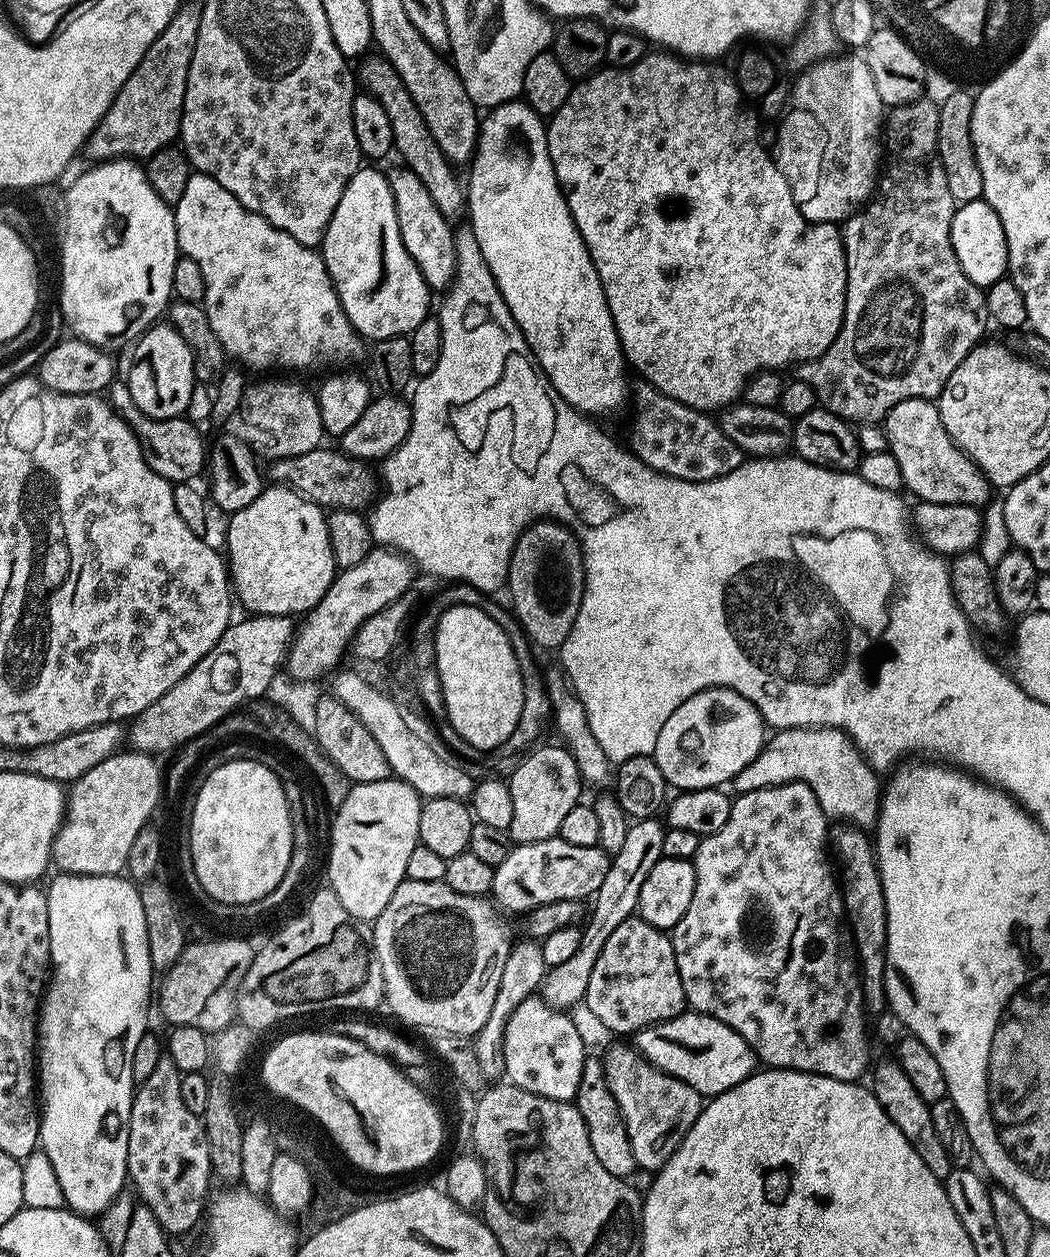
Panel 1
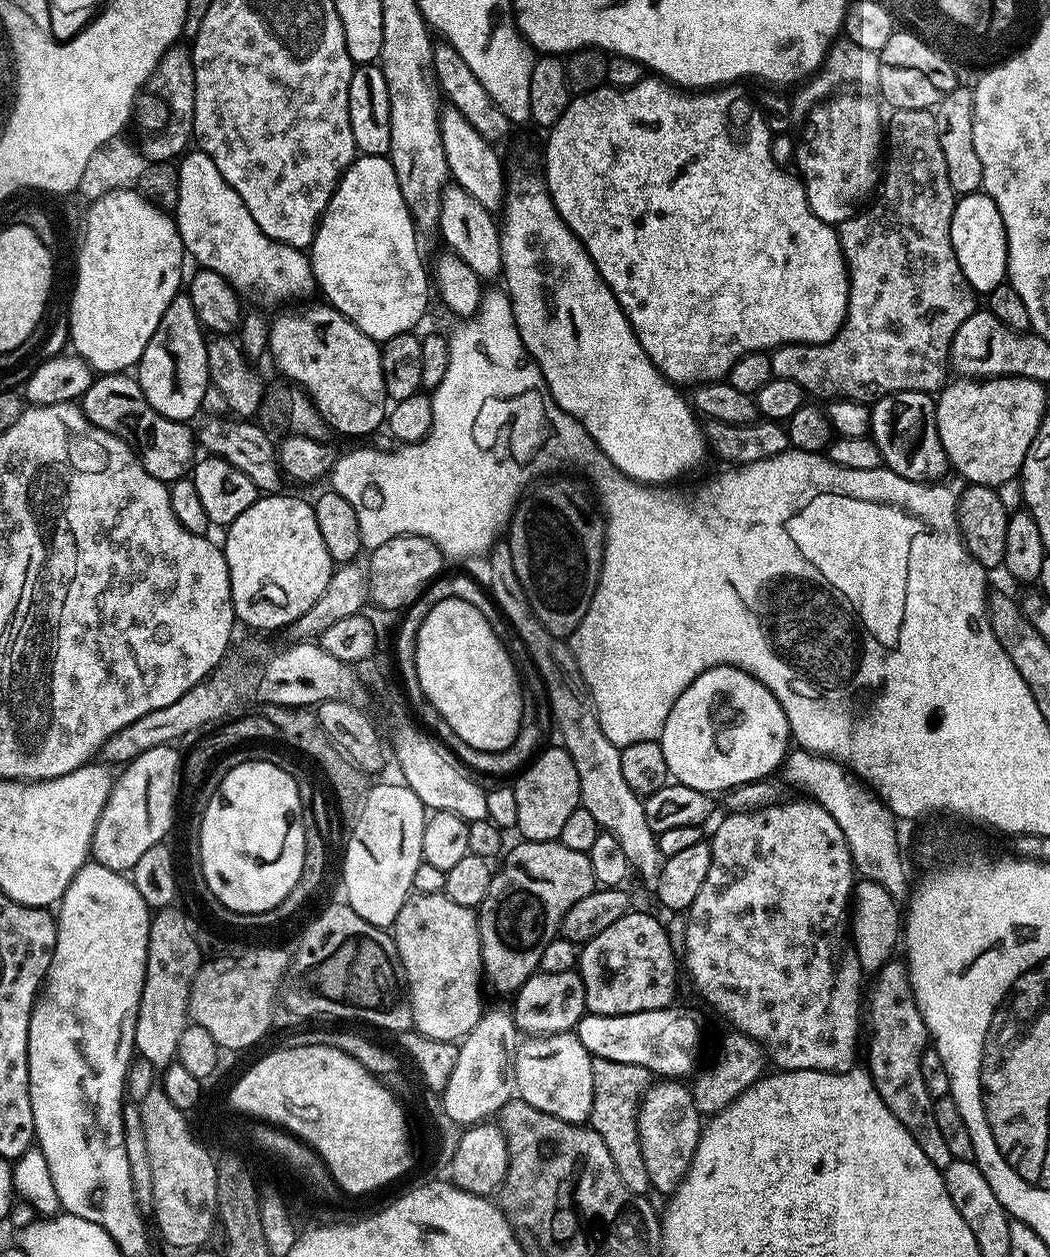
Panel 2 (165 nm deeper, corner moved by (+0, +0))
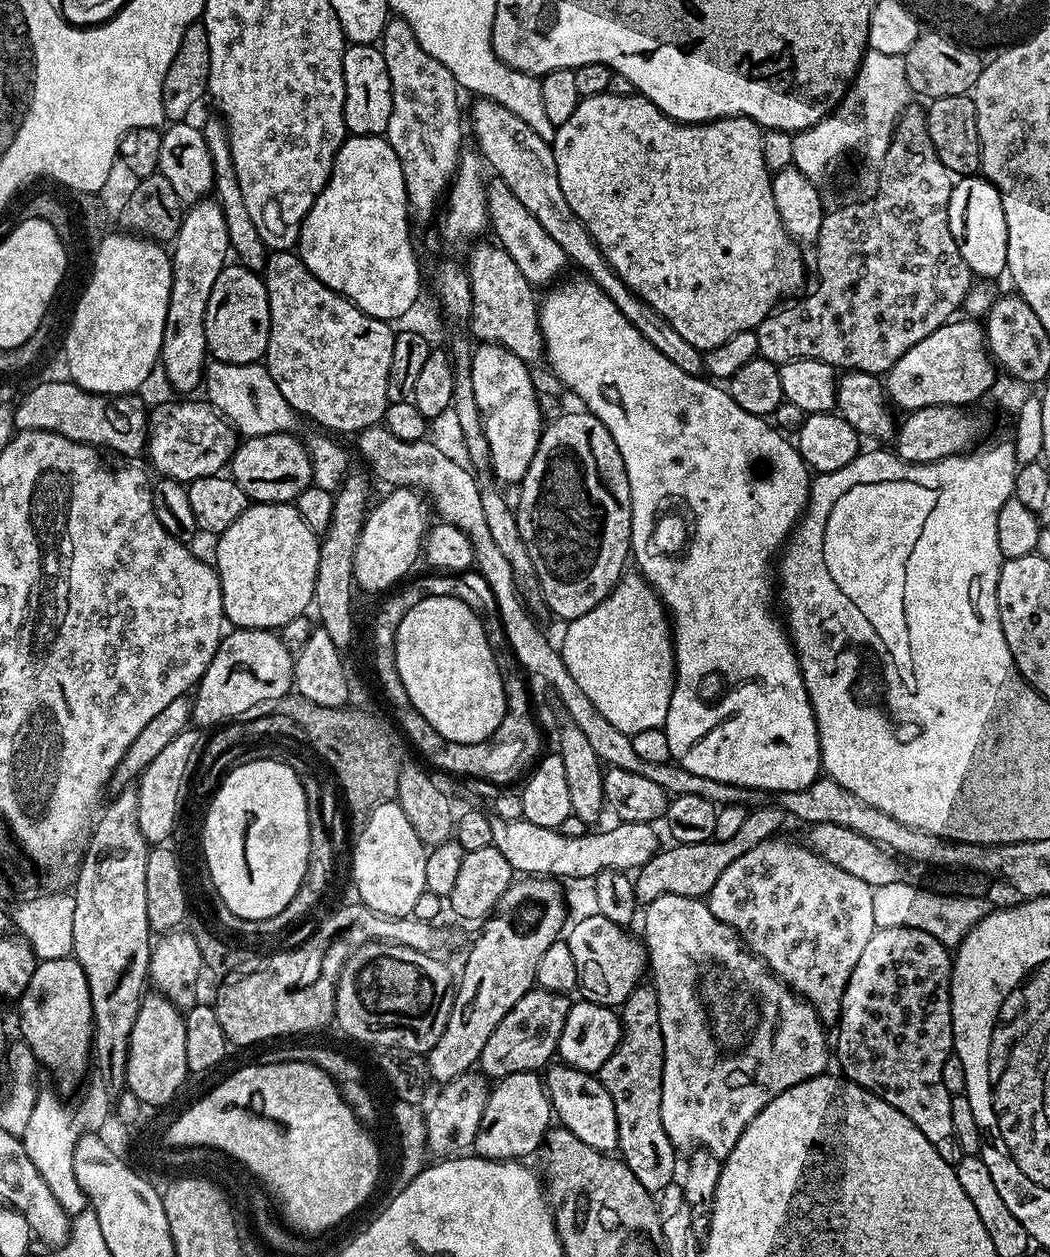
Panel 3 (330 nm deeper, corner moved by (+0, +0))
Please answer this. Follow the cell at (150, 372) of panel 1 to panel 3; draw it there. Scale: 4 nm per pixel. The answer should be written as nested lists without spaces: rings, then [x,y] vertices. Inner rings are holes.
[[[205,198],[189,207],[184,221],[170,248],[172,258],[172,289],[168,299],[168,313],[164,337],[160,347],[159,367],[164,367],[164,376],[180,392],[192,394],[202,384],[209,359],[206,346],[206,302],[210,302],[210,290],[218,274],[226,266],[224,255],[229,255],[226,218],[215,199]]]

